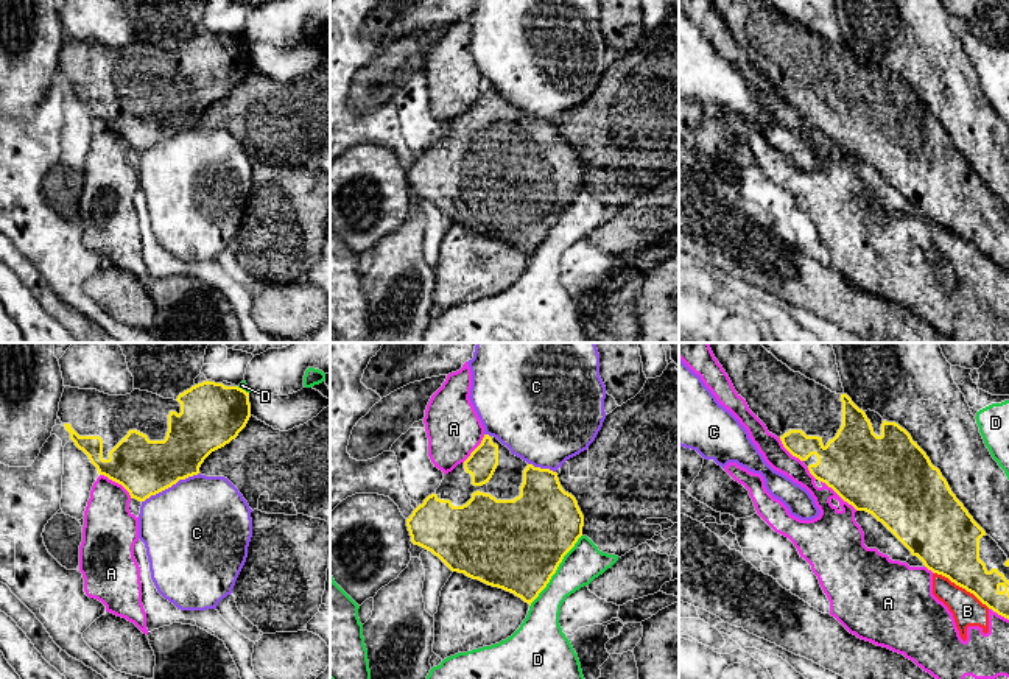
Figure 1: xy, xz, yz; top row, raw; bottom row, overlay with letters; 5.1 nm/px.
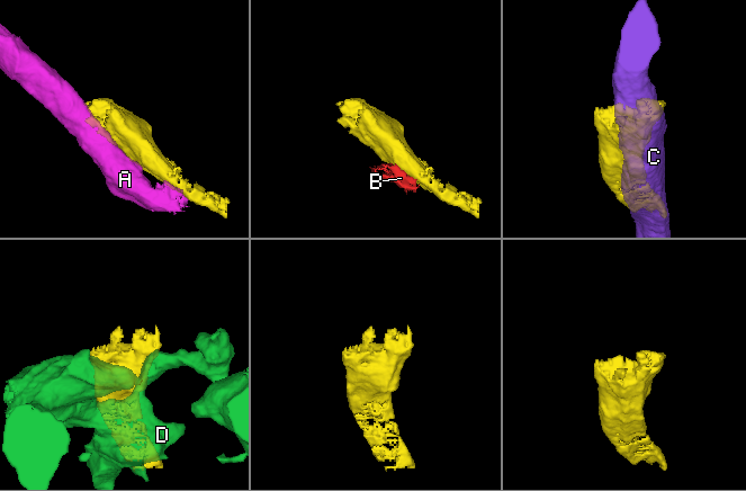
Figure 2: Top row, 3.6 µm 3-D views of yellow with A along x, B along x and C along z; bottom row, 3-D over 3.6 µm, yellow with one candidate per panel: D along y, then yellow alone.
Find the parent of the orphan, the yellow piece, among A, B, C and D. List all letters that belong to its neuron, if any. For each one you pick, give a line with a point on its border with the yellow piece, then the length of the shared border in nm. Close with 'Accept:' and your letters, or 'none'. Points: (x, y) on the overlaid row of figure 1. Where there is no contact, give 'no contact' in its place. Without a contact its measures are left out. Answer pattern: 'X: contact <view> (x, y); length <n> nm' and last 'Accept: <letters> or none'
Accept: none

